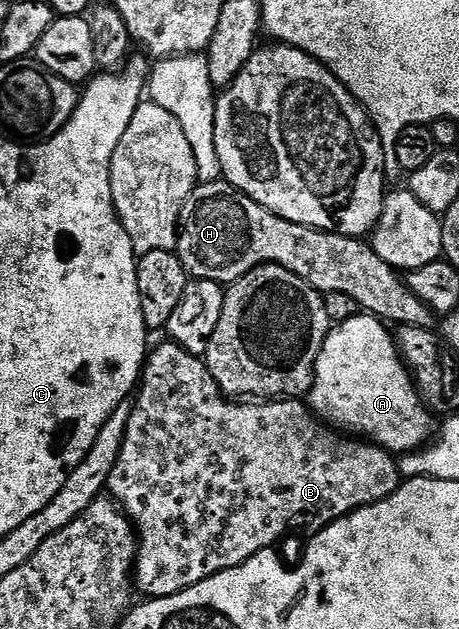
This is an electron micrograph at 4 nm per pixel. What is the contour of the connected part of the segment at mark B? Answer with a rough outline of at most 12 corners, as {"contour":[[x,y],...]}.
{"contour":[[146,356],[106,485],[172,597],[396,493],[305,402]]}

